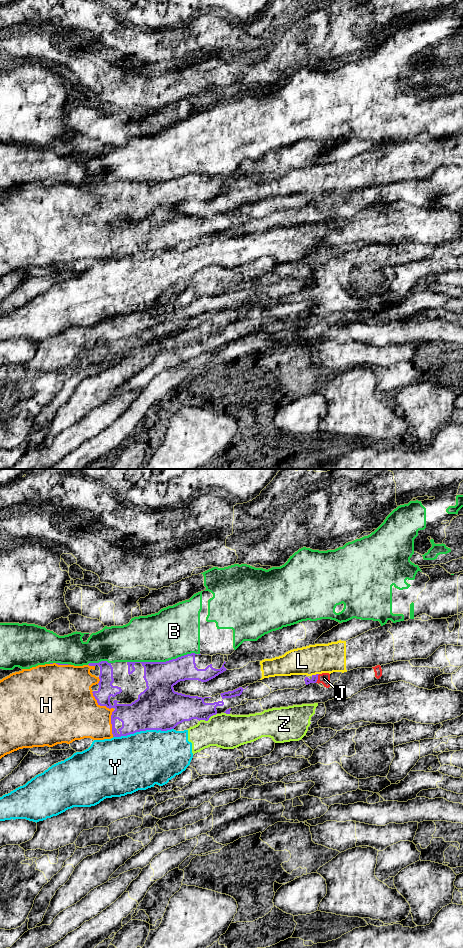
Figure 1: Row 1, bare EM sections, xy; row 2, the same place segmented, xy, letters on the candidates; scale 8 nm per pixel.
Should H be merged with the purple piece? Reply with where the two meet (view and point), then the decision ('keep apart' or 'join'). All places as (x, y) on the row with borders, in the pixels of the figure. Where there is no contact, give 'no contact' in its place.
contact xy (99, 704); join

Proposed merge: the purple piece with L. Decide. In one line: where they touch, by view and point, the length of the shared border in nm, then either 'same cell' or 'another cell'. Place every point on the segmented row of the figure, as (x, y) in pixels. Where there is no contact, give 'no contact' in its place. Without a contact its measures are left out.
meets purple in xy at (314, 675); contact 70 nm long; another cell

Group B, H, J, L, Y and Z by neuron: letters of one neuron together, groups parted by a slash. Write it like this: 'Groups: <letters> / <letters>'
Groups: B / H / J / L / Y Z

